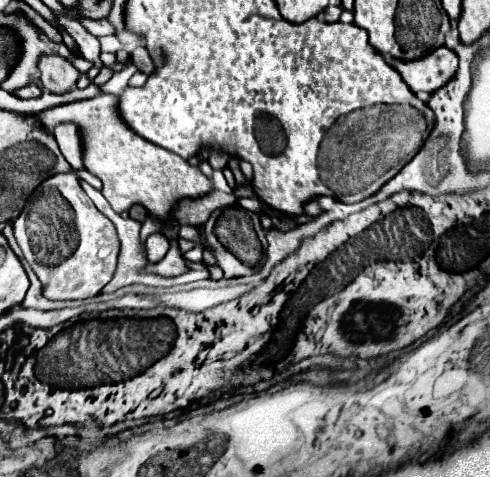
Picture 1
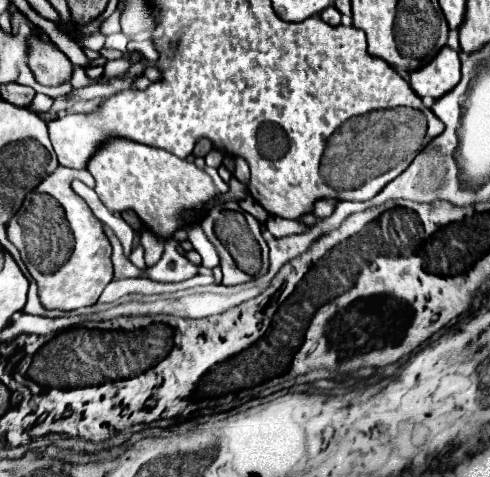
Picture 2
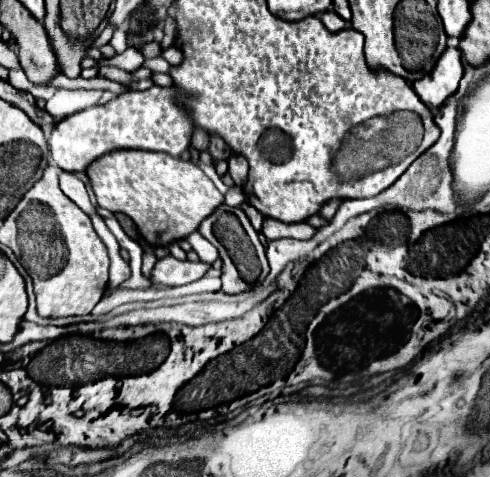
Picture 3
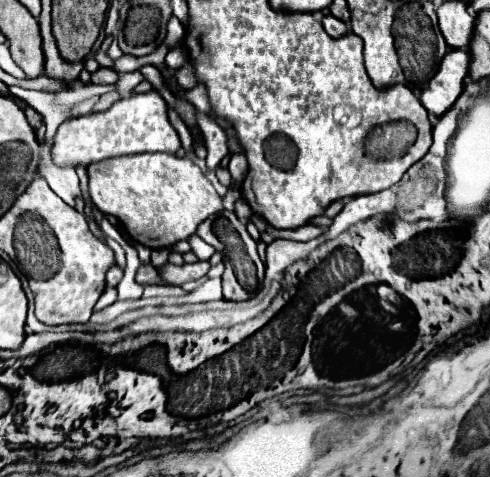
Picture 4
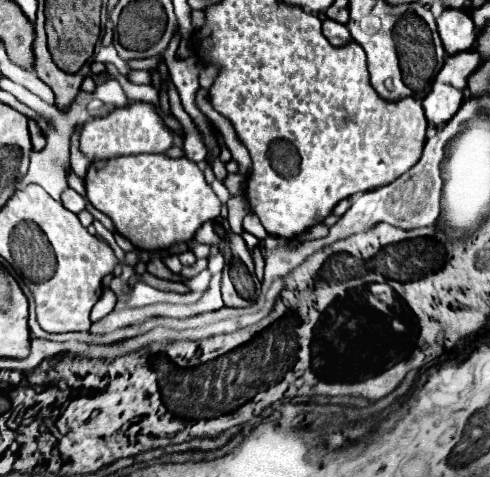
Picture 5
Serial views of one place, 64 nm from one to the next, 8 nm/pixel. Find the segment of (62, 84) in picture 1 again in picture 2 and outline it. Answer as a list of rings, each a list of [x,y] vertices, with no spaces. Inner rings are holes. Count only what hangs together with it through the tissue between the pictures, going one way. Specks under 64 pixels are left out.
[[[44,34],[28,38],[28,68],[44,86],[64,84],[72,74],[72,62]]]

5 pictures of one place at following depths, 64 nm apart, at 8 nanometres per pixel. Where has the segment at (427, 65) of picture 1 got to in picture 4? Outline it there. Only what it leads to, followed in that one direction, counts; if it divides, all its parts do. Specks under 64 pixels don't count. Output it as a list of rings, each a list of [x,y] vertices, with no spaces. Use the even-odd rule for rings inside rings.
[[[450,50],[444,56],[436,76],[428,82],[426,90],[420,96],[422,106],[430,114],[442,116],[454,106],[454,102],[462,94],[464,78],[470,70],[470,62],[472,62],[472,56],[468,50],[460,50],[460,52]]]

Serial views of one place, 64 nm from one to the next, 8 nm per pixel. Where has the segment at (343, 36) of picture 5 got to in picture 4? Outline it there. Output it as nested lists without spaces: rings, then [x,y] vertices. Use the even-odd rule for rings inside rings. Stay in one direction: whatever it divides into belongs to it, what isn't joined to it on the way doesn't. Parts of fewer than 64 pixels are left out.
[[[330,14],[324,16],[322,24],[324,24],[324,30],[328,32],[330,38],[342,38],[342,36],[348,34],[348,26],[346,26],[342,20],[338,20],[338,18],[330,16]]]

